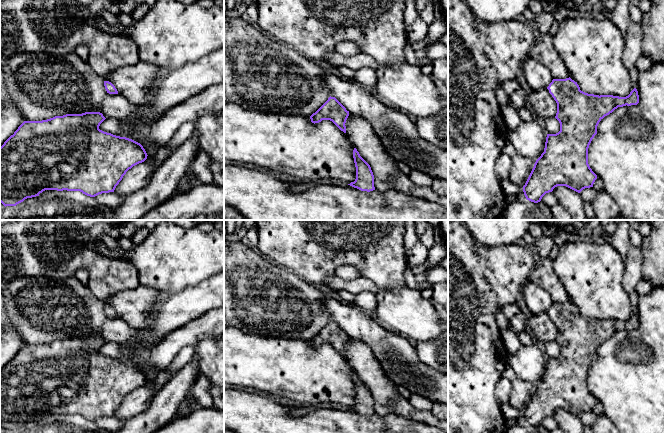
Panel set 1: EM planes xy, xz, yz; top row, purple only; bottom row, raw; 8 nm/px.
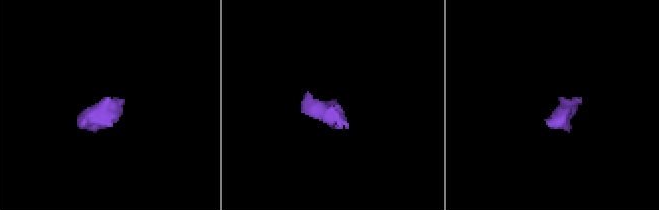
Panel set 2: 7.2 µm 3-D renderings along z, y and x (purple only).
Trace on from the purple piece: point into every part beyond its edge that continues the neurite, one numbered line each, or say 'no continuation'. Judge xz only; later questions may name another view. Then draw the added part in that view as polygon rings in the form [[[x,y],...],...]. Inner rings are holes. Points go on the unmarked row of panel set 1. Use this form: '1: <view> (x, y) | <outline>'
no continuation

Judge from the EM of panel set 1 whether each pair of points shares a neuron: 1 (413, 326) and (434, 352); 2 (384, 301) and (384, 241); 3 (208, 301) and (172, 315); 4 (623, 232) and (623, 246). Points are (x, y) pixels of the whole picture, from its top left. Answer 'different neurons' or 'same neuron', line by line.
1: different neurons
2: different neurons
3: same neuron
4: same neuron

